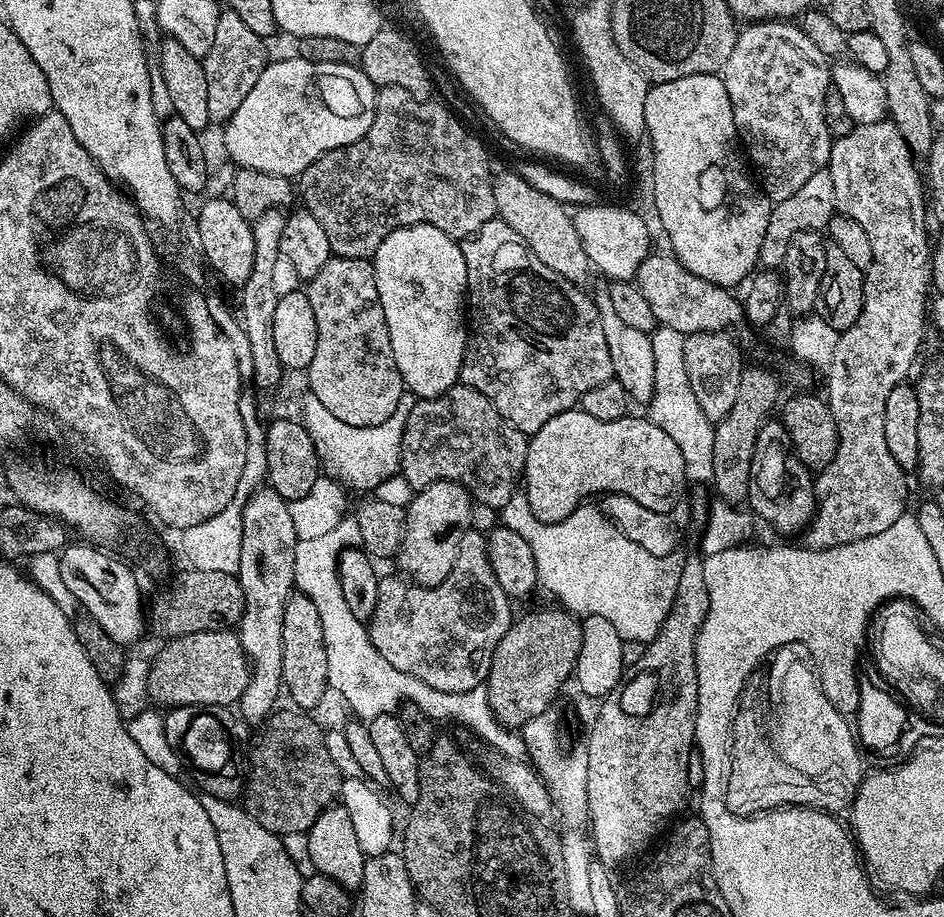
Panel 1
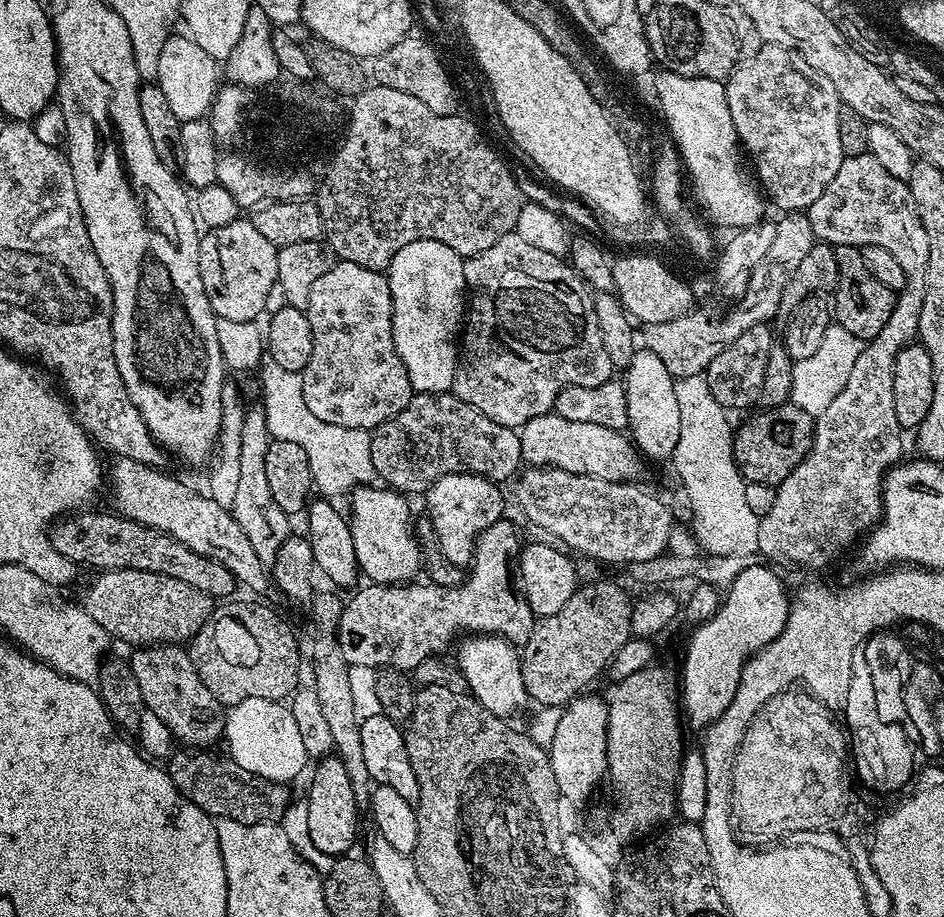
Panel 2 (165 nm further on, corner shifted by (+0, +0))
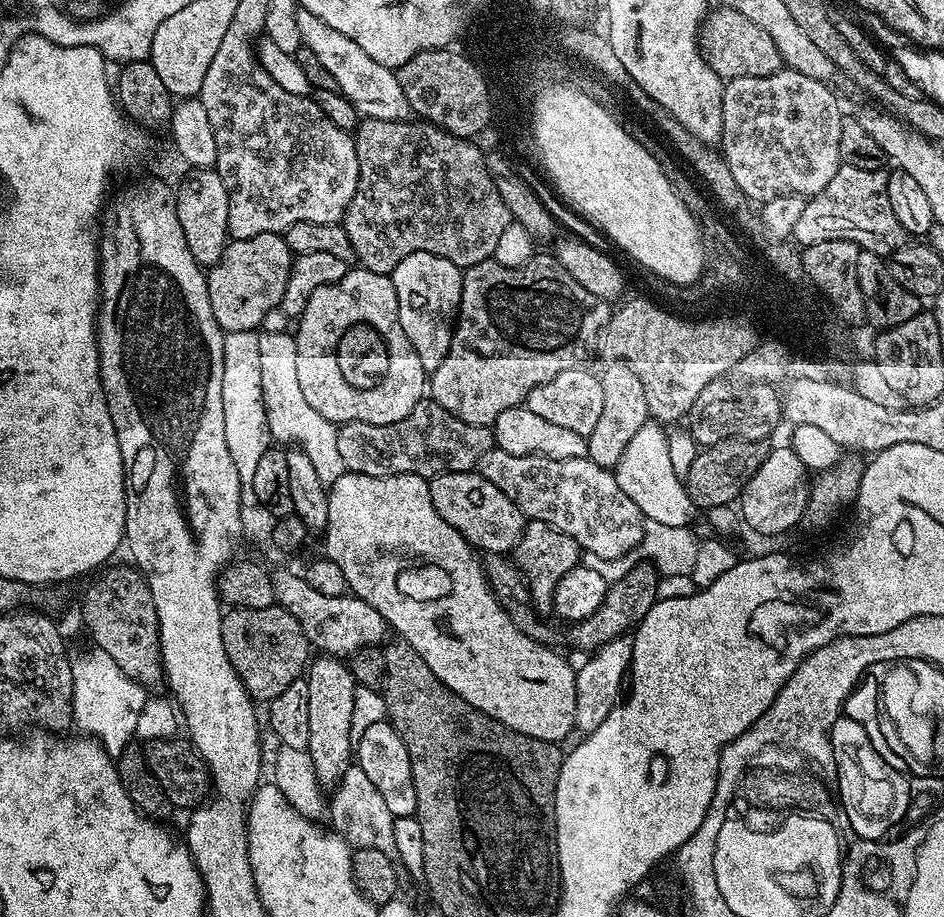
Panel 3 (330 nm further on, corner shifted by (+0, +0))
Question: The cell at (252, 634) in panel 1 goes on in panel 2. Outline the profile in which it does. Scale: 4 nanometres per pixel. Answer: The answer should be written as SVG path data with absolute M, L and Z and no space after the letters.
M249 407L245 411L242 422L238 480L230 511L232 517L238 522L238 526L242 526L246 538L250 538L250 546L254 546L254 554L258 554L258 558L266 566L271 565L282 542L286 542L286 538L290 534L290 528L288 528L290 518L282 510L282 506L278 506L278 502L274 502L274 493L270 490L266 479L266 450L269 439L268 419L263 407Z

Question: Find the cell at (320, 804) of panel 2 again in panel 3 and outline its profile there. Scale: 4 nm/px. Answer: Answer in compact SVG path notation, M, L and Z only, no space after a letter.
M327 654L317 655L307 665L306 679L310 690L310 742L306 753L314 764L321 788L328 790L339 784L342 774L354 764L350 722L354 718L354 694L358 685L351 667L341 657Z

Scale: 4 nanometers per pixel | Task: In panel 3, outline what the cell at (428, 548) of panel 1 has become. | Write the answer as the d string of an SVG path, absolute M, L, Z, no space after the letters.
M479 471L443 472L440 476L431 477L430 498L434 502L434 510L438 510L438 514L481 553L511 553L522 538L526 523L524 512Z

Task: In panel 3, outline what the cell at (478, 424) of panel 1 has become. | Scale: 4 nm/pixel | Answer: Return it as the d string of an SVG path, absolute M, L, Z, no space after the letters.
M431 398L419 400L398 422L367 424L351 420L336 430L336 445L345 469L367 476L414 474L431 478L443 472L471 472L494 446L494 432L482 424L462 422Z

